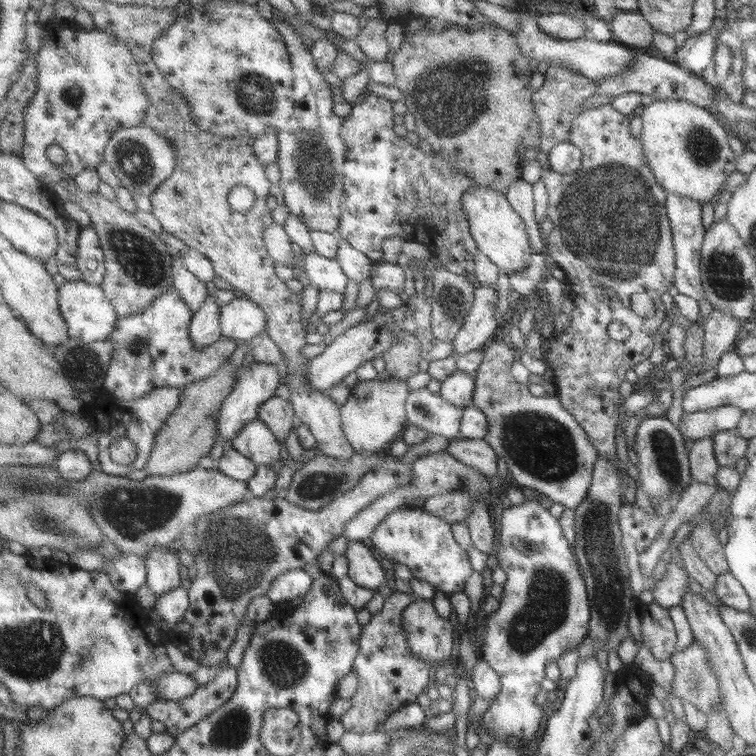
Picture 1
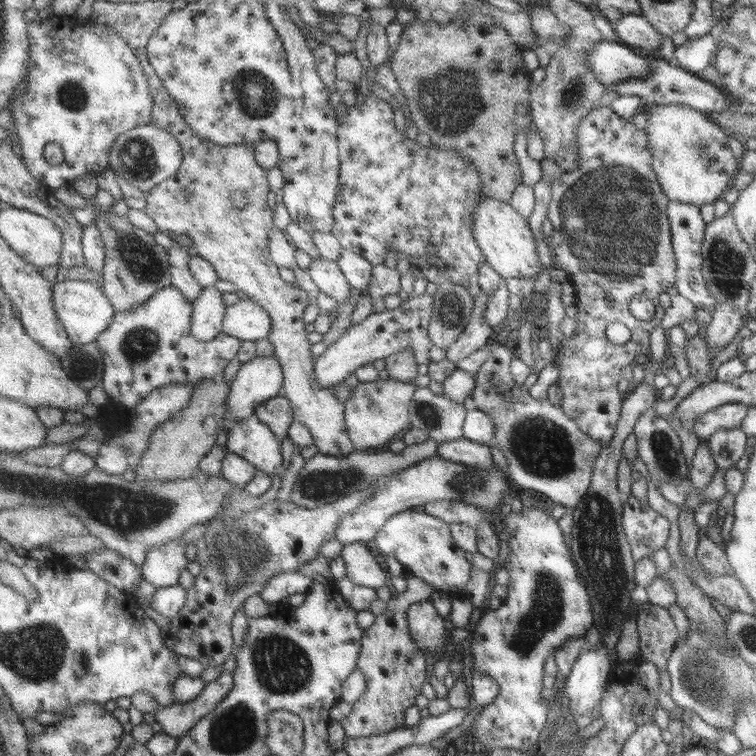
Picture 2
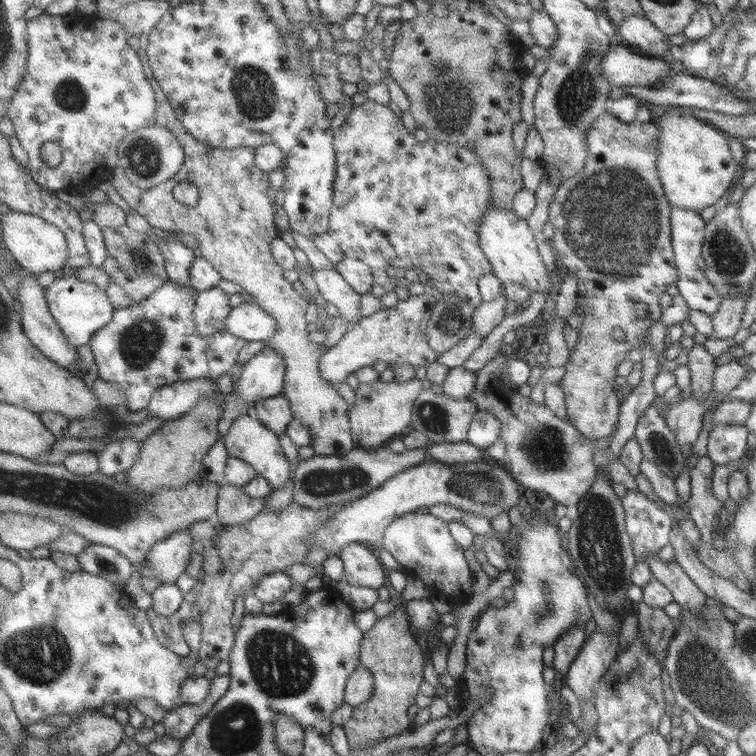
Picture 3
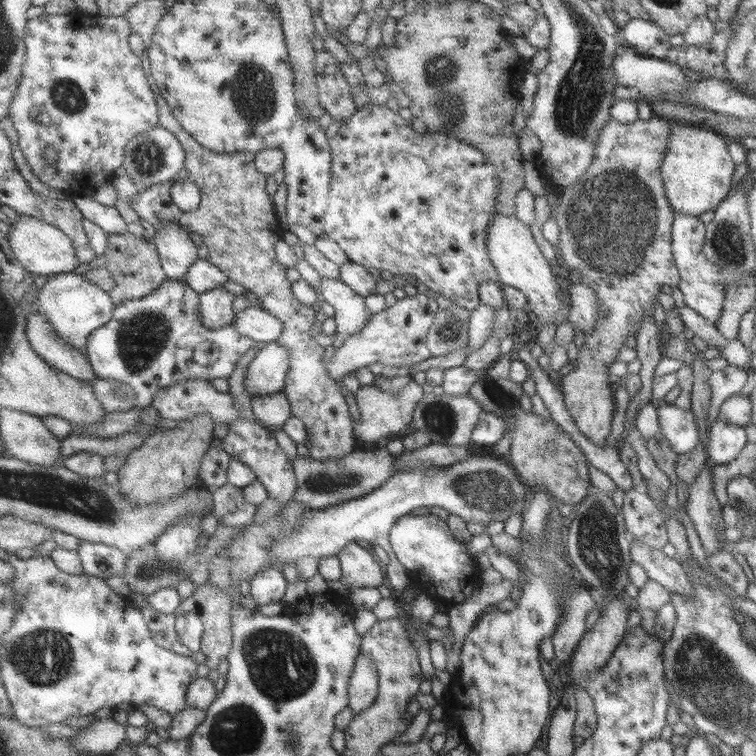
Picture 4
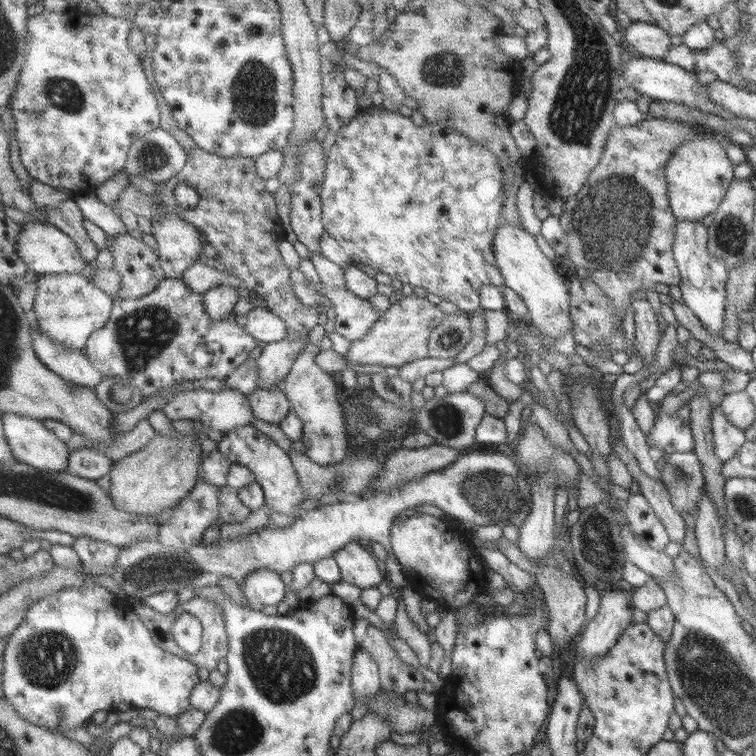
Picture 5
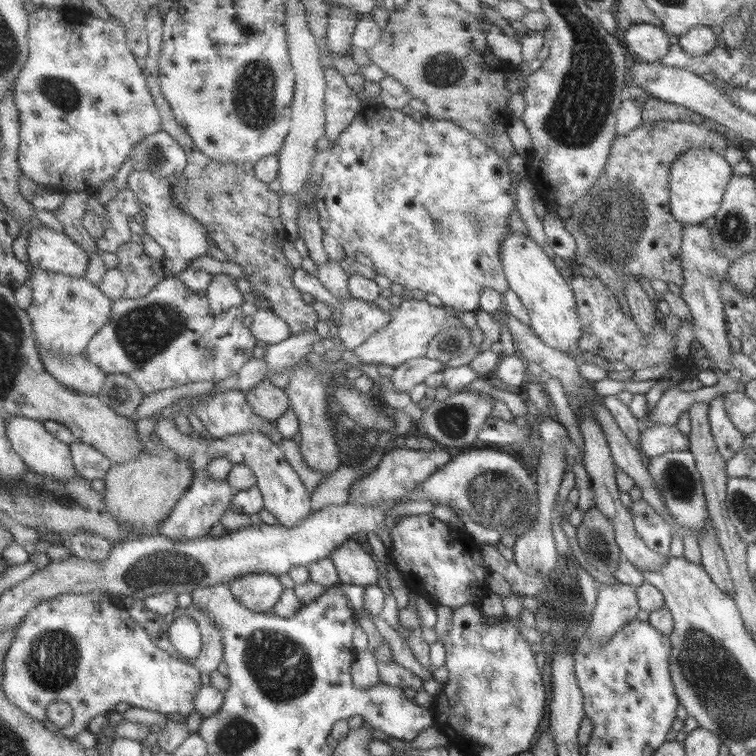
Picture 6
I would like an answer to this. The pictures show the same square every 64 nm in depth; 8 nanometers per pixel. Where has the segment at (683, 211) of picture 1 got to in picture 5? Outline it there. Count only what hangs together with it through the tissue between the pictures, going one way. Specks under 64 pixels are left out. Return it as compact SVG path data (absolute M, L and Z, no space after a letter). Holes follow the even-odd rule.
M678 220L675 223L675 241L673 241L673 258L678 268L681 282L678 284L684 304L693 315L706 327L710 334L720 336L724 320L726 302L727 266L709 256L707 252L707 228L701 221Z

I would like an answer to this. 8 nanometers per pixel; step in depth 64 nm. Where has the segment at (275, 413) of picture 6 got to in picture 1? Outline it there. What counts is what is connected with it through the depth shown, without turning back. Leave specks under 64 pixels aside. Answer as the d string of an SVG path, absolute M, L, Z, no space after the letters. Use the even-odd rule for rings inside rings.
M275 395L263 403L259 418L270 426L281 442L286 442L297 424L296 412L291 400Z

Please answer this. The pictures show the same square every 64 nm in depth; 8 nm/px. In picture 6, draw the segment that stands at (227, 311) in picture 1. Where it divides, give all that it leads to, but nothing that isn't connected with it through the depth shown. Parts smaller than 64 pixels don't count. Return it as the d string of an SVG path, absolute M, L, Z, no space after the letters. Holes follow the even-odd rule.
M259 308L252 318L253 322L250 328L253 335L268 345L279 344L292 336L289 324L274 314L271 308L268 310Z

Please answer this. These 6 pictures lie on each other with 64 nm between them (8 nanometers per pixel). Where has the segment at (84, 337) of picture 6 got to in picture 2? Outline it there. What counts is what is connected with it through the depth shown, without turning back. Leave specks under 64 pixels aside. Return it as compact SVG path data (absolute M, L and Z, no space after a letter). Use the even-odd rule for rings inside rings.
M65 278L64 281L55 282L53 287L55 311L75 345L96 342L97 338L112 326L117 311L101 284Z

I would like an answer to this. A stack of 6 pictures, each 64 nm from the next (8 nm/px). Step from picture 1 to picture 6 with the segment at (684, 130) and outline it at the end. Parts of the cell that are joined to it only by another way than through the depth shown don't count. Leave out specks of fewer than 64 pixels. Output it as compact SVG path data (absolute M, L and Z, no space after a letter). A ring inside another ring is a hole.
M691 147L683 151L669 169L667 199L673 218L681 224L694 225L702 224L709 216L715 216L731 172L732 166L725 161L723 153L707 147Z

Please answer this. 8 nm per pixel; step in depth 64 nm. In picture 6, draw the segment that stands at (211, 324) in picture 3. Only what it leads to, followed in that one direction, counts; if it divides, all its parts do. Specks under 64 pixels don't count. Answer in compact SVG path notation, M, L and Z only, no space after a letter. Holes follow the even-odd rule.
M213 274L213 280L206 292L211 311L215 315L228 312L234 307L242 307L245 303L243 292L229 274Z

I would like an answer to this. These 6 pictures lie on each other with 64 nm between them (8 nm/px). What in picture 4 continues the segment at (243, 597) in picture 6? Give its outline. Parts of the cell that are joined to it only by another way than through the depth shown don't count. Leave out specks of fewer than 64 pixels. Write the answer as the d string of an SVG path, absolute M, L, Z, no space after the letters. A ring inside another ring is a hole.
M272 565L257 572L257 576L251 580L246 590L253 597L257 606L263 606L263 604L271 604L275 601L284 604L289 586L281 568Z

